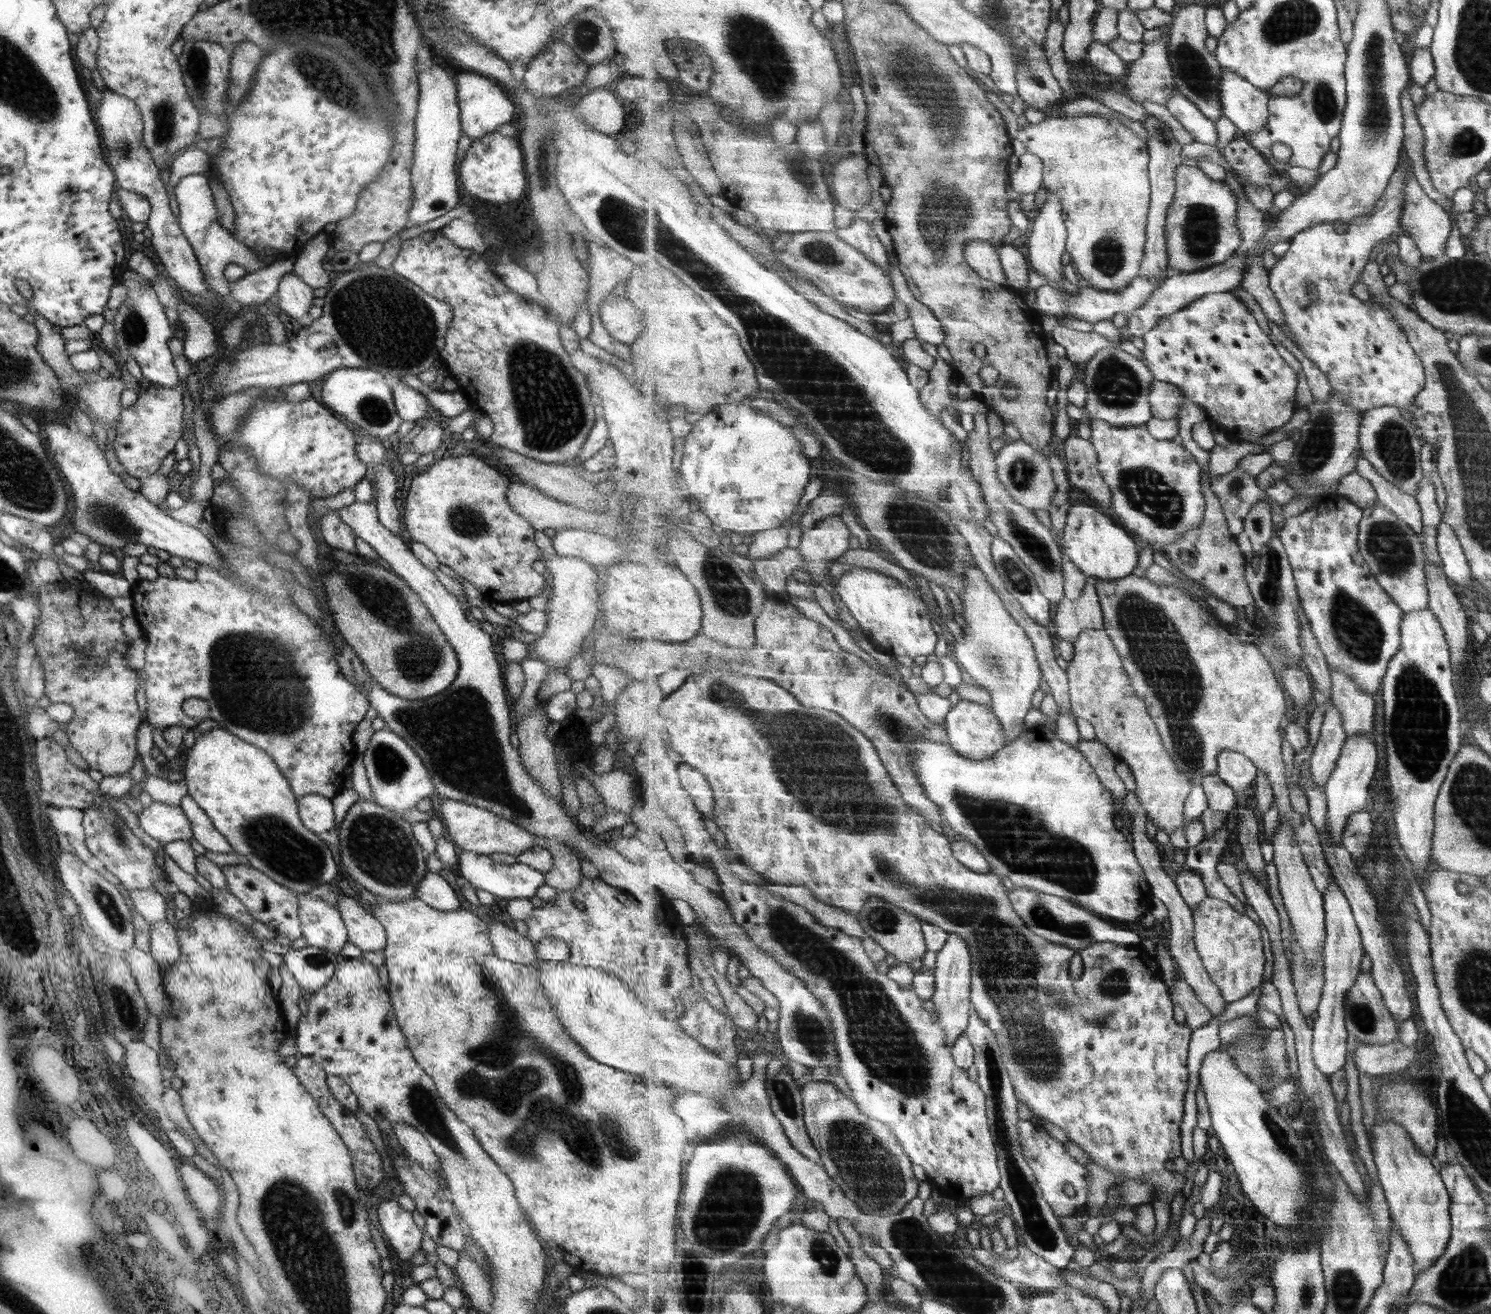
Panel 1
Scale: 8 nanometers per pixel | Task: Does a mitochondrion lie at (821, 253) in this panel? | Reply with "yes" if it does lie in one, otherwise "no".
yes

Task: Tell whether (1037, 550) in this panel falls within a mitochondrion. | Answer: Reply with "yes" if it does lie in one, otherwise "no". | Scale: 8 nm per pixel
yes

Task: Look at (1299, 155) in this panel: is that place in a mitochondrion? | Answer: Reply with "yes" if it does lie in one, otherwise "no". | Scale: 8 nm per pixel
no

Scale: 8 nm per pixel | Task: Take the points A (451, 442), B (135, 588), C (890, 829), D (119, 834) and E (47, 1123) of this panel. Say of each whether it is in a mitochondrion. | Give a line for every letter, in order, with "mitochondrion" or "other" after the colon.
A: other
B: other
C: mitochondrion
D: mitochondrion
E: other

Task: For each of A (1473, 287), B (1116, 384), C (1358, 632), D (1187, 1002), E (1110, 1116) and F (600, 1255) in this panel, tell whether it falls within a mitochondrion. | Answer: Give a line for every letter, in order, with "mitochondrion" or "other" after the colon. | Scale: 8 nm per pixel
A: mitochondrion
B: mitochondrion
C: mitochondrion
D: other
E: other
F: other

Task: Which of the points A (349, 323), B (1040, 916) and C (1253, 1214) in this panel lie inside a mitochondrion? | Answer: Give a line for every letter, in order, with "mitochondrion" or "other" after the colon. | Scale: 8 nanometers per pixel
A: mitochondrion
B: mitochondrion
C: other

